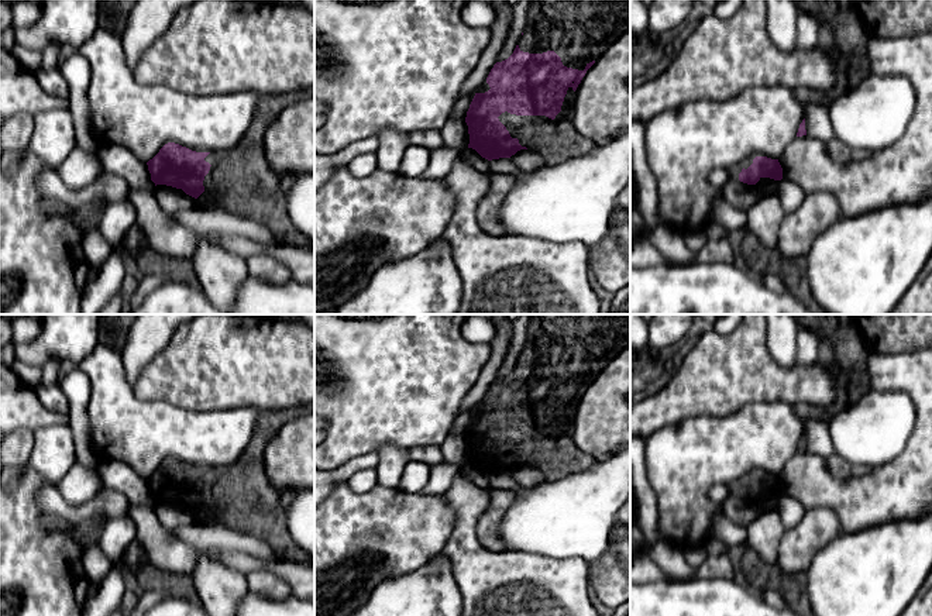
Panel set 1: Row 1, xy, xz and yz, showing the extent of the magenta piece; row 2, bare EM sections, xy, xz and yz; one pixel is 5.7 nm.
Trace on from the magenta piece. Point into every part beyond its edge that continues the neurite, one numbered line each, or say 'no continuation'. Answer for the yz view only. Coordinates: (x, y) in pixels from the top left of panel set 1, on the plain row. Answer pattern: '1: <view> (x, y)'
1: yz (735, 485)

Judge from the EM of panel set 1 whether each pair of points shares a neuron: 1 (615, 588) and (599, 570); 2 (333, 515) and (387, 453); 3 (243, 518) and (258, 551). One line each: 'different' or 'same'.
1: same
2: different
3: different

